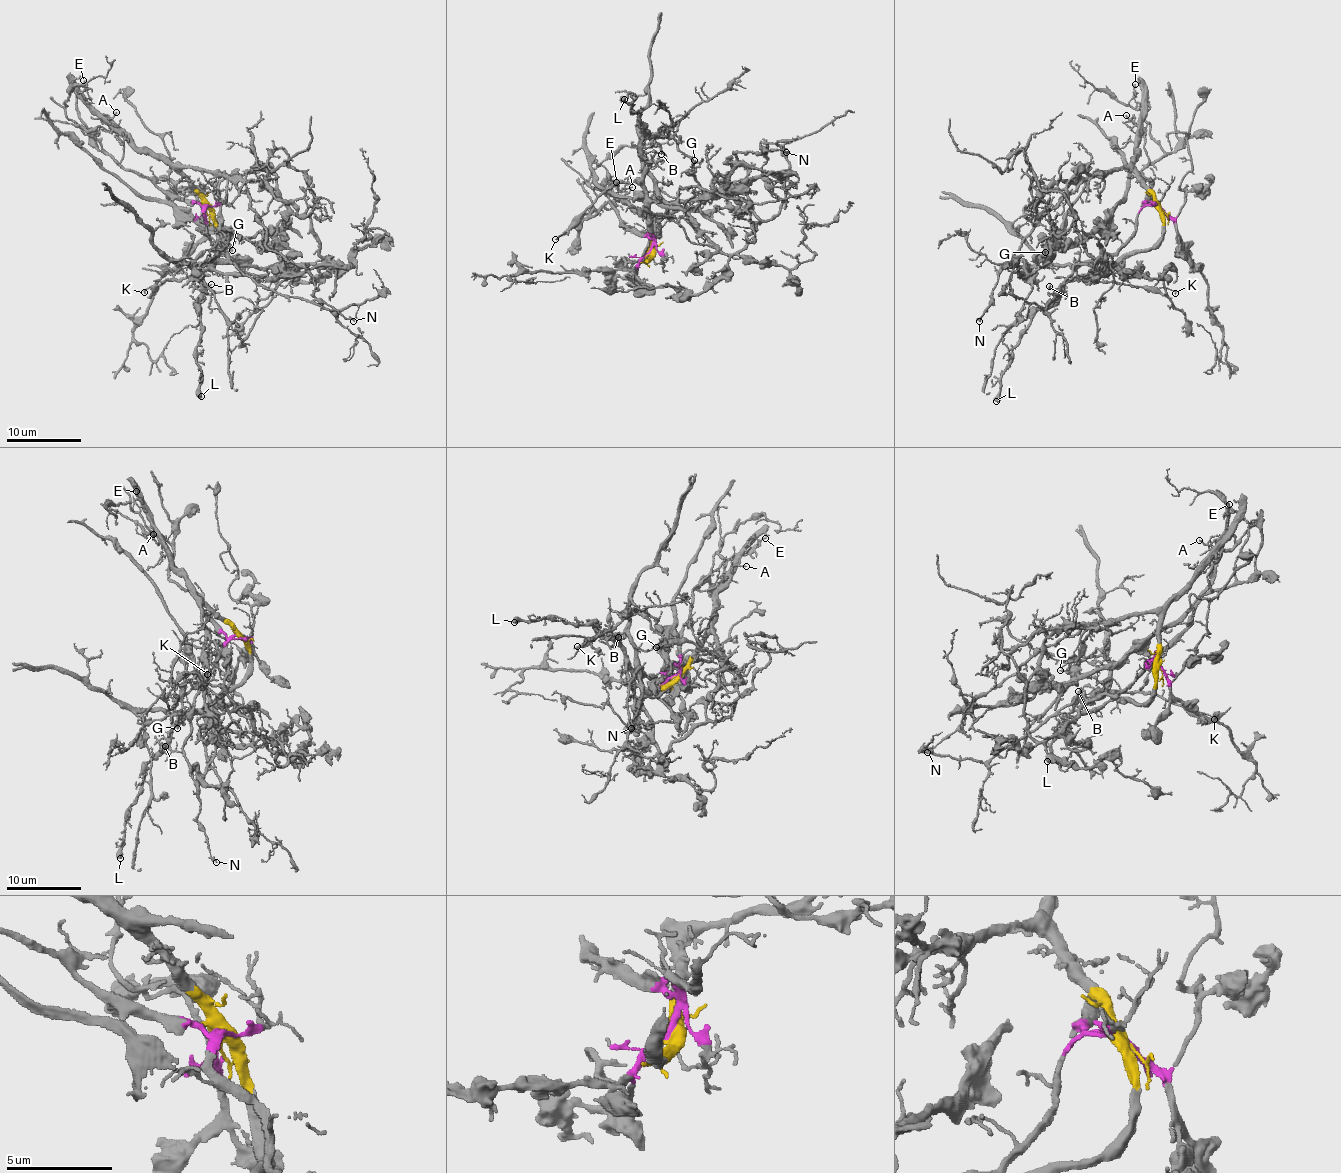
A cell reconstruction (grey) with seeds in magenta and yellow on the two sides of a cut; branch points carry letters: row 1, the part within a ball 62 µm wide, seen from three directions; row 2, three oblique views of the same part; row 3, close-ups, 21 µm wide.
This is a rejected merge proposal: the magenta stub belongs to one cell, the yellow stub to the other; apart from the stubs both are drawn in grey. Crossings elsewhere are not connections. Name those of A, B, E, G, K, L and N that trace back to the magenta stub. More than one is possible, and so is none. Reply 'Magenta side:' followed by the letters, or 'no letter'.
Magenta side: no letter

